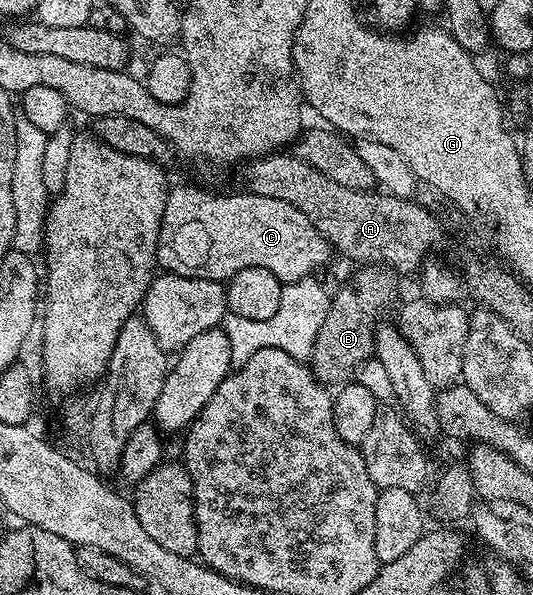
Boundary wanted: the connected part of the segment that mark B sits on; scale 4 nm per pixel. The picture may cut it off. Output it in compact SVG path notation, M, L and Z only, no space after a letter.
M365 264L361 270L338 294L329 300L327 320L315 336L315 348L311 359L311 369L320 382L326 384L345 384L361 369L363 363L370 361L375 354L377 313L393 302L397 294L398 275L384 264Z

